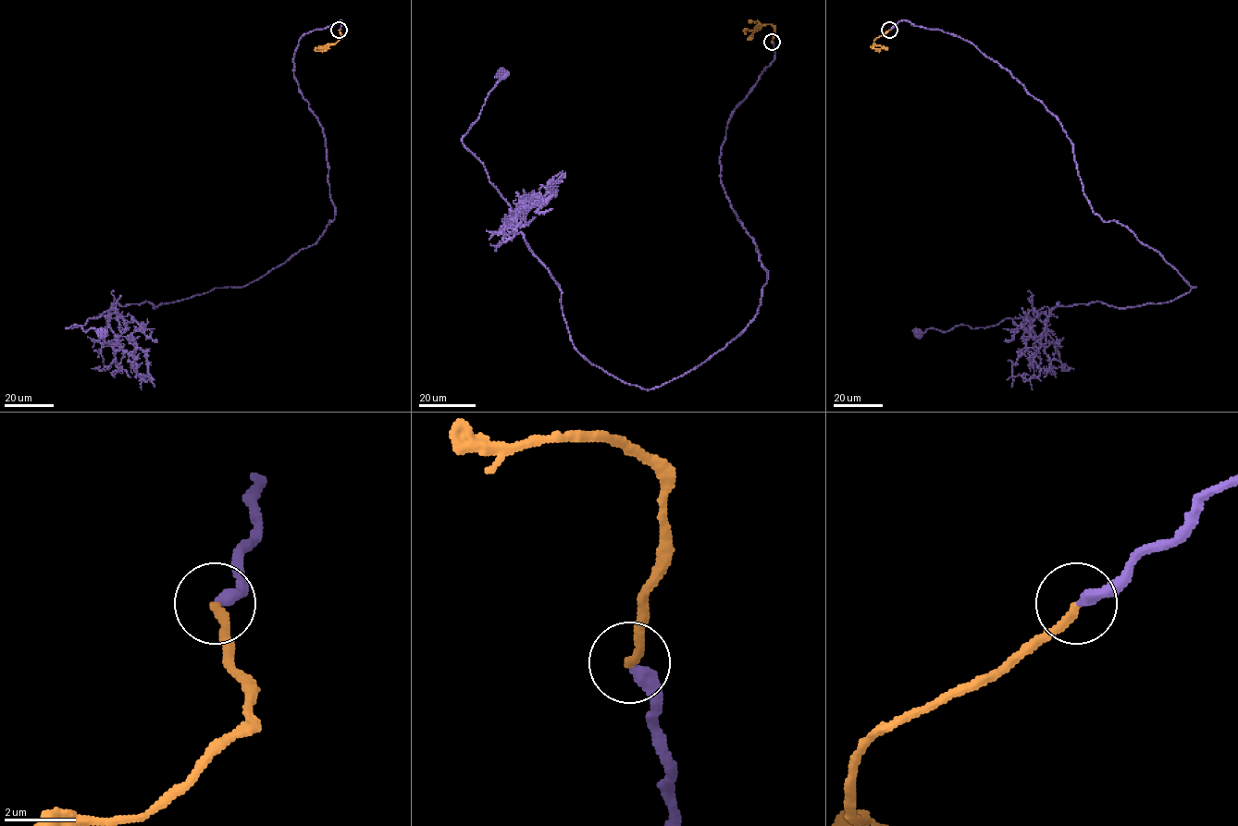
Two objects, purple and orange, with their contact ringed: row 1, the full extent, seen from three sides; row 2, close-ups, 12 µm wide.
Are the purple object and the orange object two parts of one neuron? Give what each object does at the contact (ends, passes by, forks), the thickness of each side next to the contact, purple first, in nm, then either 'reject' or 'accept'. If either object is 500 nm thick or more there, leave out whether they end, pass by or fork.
purple ends | orange ends | 360/240 nm | accept

